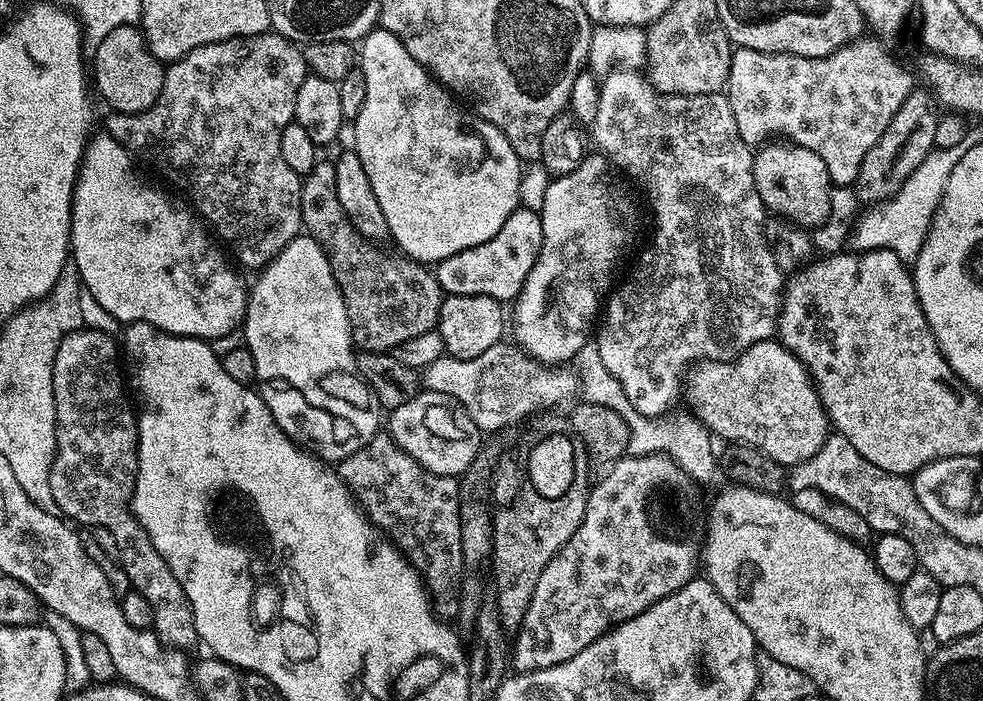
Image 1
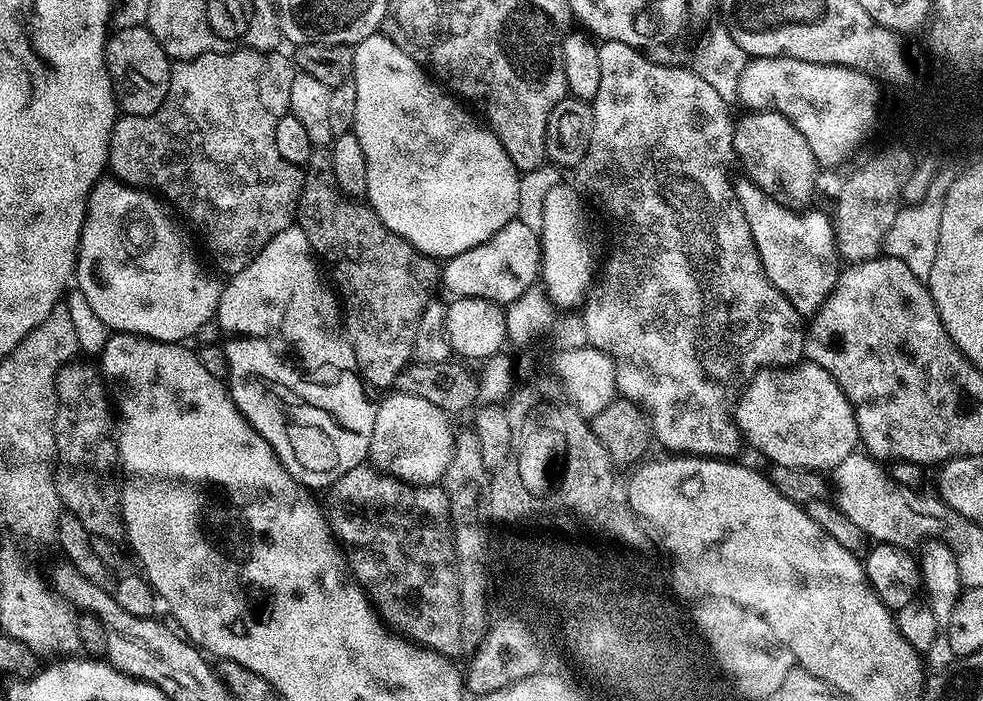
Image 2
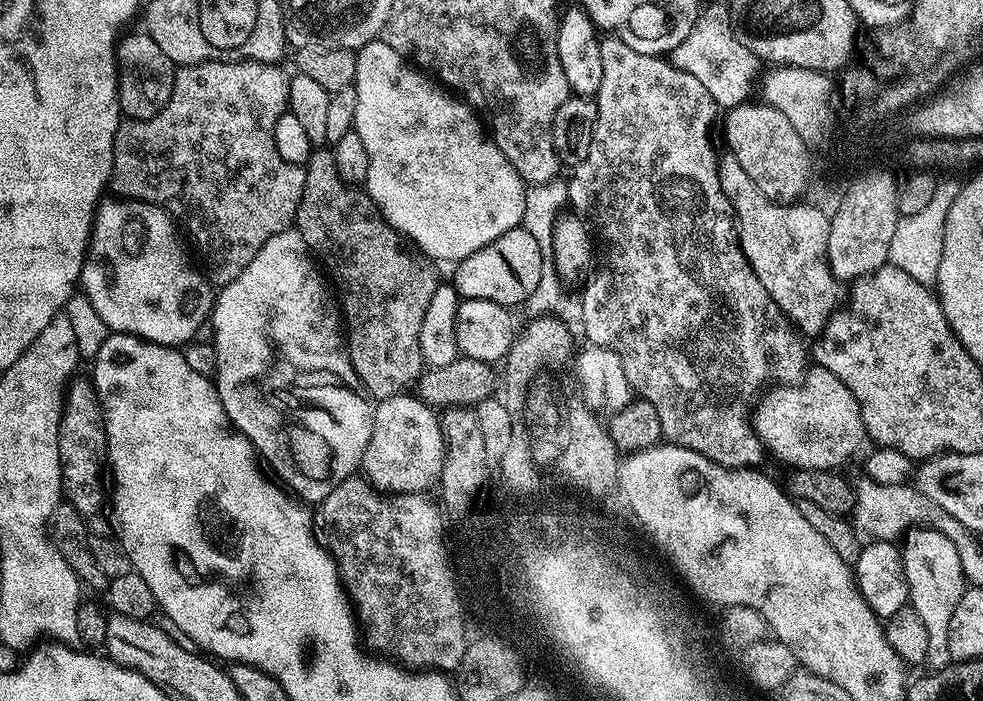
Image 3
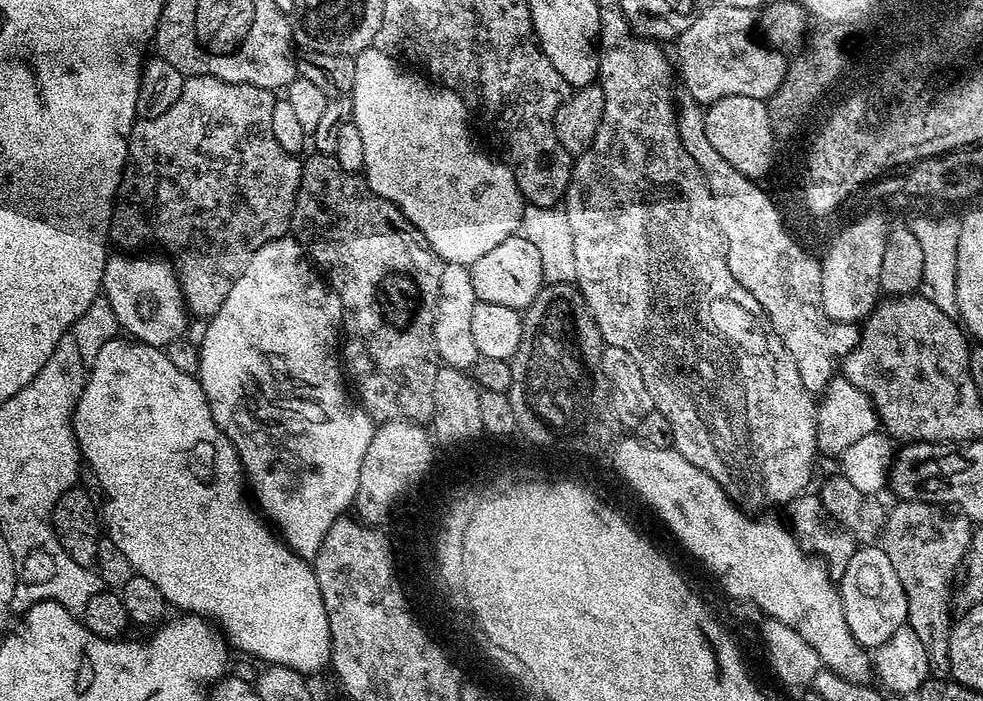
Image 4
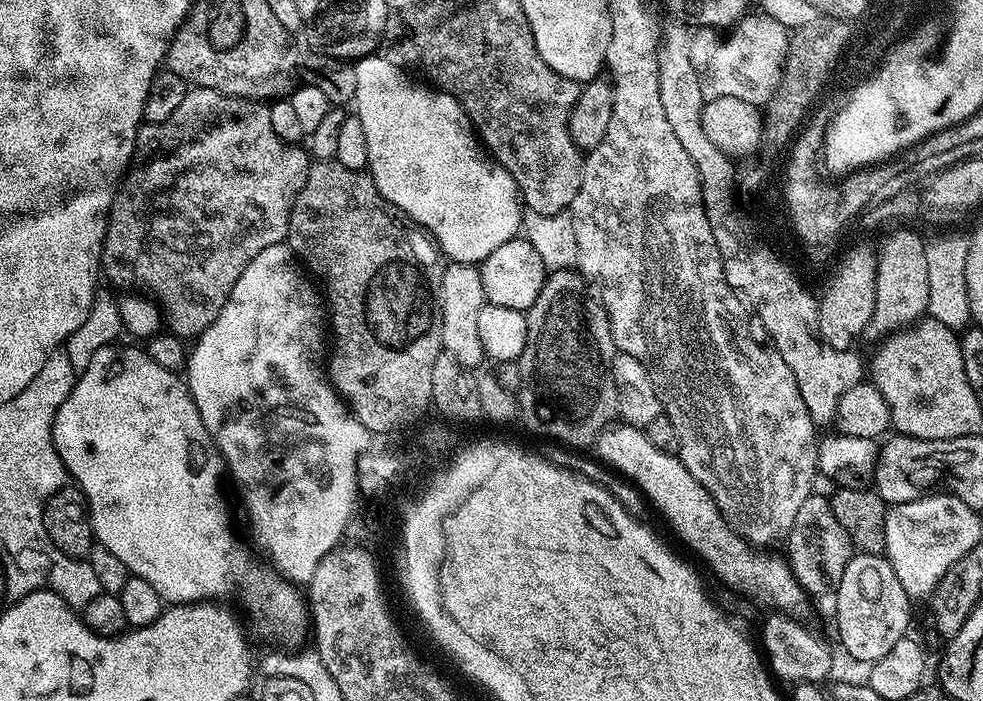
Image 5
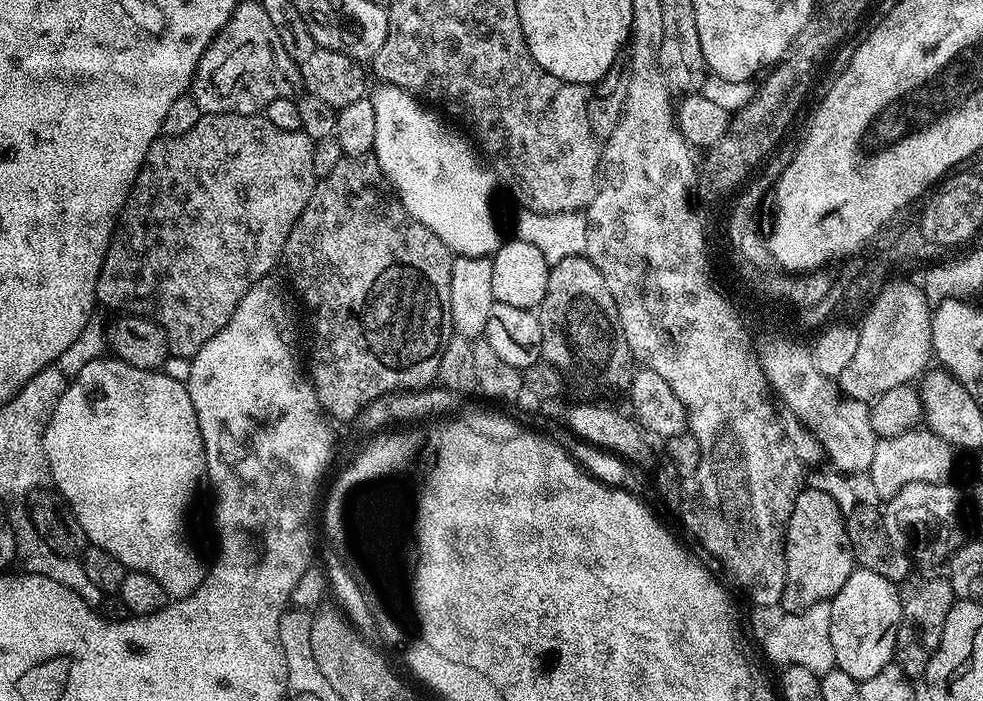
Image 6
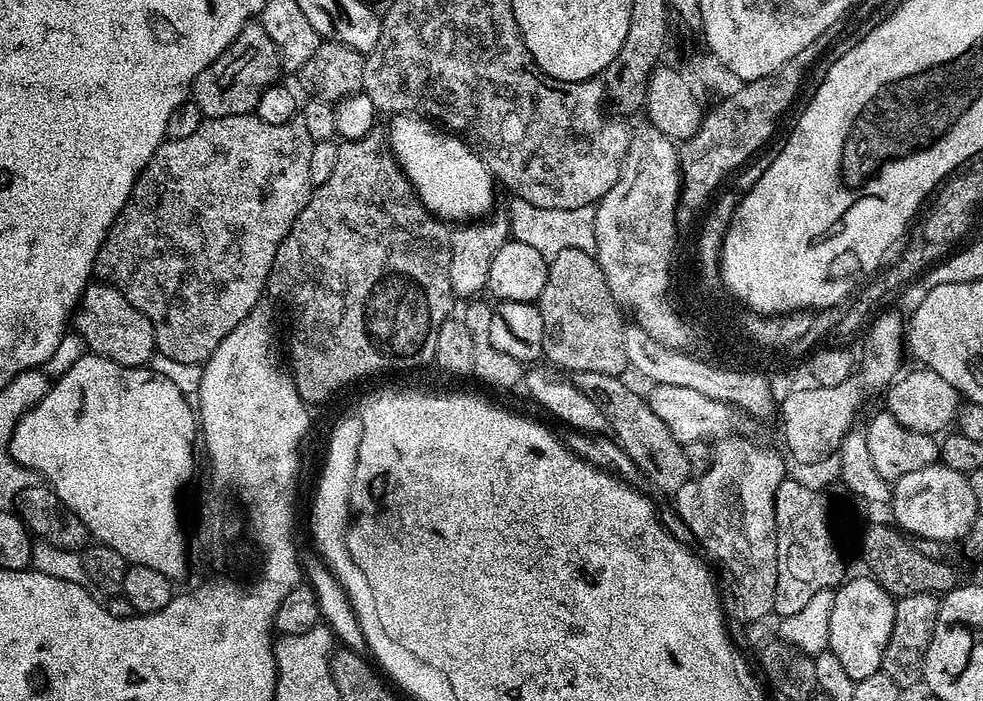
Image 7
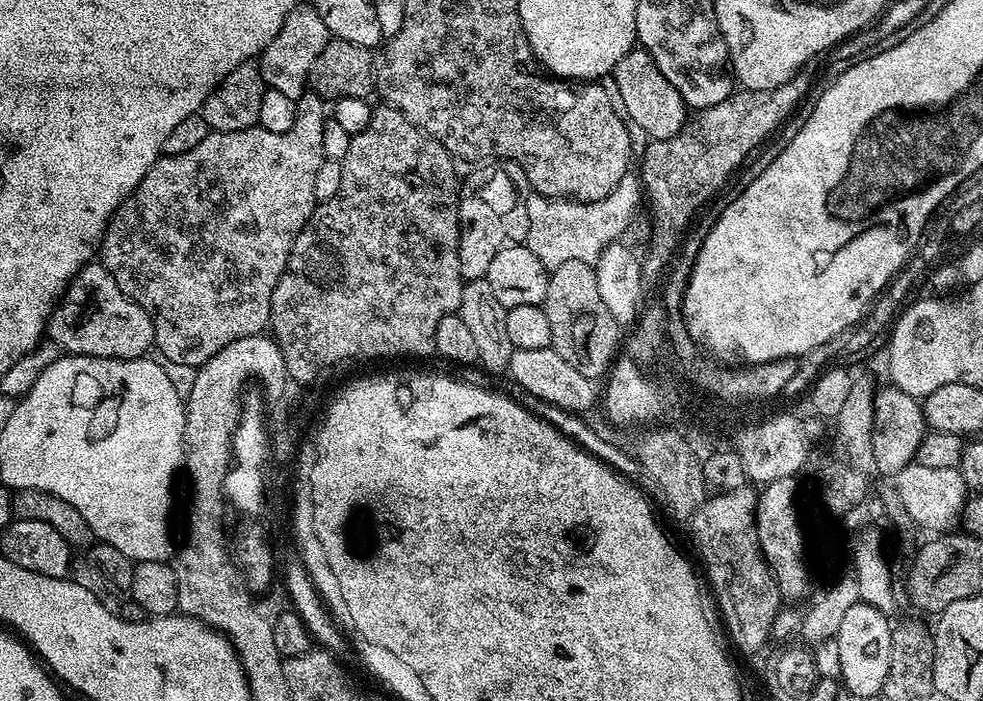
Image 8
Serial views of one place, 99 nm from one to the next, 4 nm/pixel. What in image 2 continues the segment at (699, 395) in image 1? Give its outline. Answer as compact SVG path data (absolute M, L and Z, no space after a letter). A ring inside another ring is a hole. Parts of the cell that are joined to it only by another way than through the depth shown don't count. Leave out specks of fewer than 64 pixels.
M801 362L791 366L767 366L760 369L747 381L744 393L736 404L734 421L741 437L748 440L775 466L809 468L811 472L827 473L836 468L842 458L857 451L860 435L856 426L856 415L852 404L842 394L842 390L822 366L811 362Z

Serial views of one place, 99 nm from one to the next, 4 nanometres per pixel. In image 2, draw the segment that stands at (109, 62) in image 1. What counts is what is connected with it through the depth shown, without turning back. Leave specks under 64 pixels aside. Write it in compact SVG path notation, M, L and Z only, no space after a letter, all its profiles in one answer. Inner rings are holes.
M144 24L117 27L104 41L104 64L112 79L119 111L125 116L149 116L162 106L170 90L173 61L158 46L158 38Z

